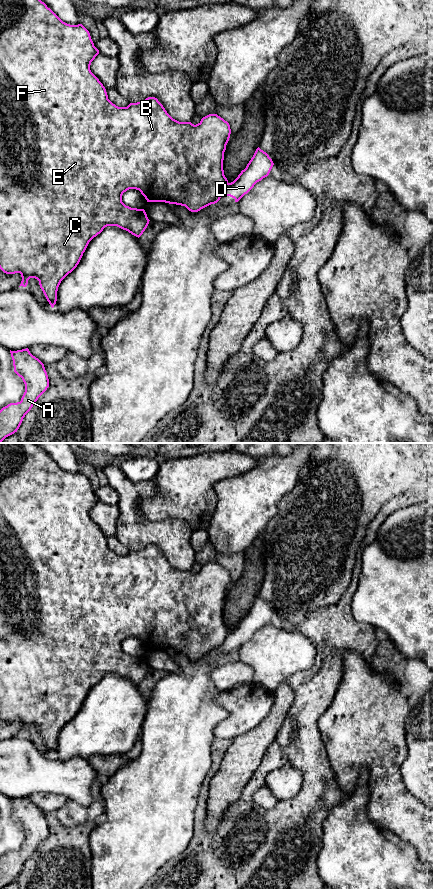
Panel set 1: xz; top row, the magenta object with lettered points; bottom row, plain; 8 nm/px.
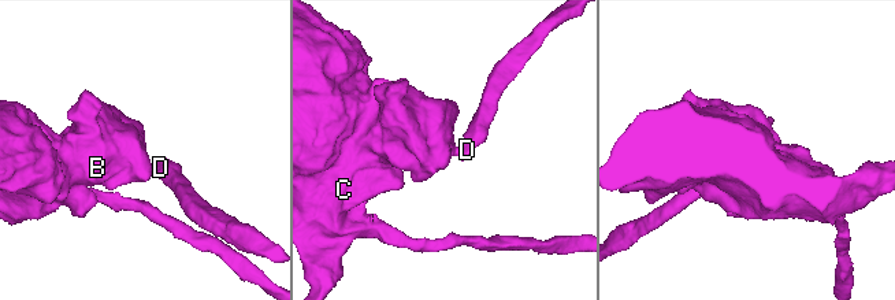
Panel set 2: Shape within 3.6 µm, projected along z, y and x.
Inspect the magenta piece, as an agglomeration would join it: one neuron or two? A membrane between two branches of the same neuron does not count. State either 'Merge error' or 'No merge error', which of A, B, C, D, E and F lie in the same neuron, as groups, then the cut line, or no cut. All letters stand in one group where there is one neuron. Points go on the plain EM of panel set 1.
Merge error. Groups: A B C E F / D. Split along xz (228, 631), (223, 642)

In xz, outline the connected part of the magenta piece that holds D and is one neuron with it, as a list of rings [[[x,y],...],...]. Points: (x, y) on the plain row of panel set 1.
[[[258,595],[246,616],[233,630],[228,631],[224,643],[238,650],[257,630],[269,623],[273,613],[269,603]]]

